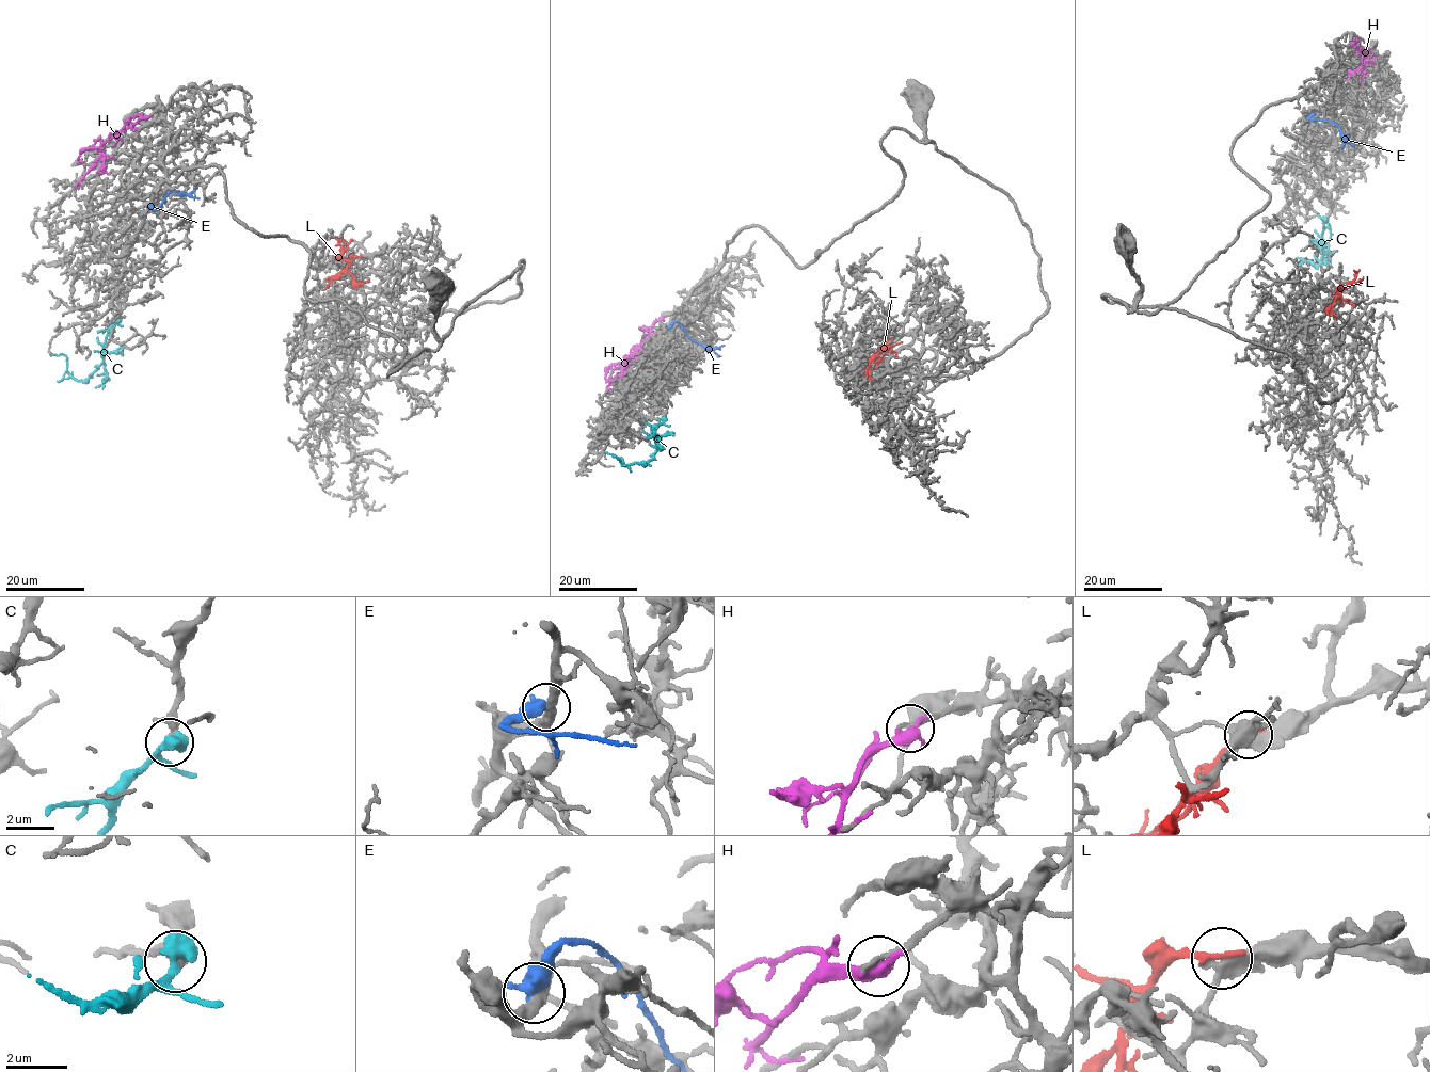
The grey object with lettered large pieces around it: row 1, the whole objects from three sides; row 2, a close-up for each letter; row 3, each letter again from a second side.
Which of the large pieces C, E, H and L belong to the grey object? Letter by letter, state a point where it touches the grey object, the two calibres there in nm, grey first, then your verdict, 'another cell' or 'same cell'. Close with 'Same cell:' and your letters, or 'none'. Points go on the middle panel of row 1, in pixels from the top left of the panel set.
C: (664, 420) | 200/650 nm | same cell
E: (670, 328) | 360/600 nm | another cell
H: (662, 318) | 200/500 nm | another cell
L: (889, 340) | 380/260 nm | another cell
Same cell: C

